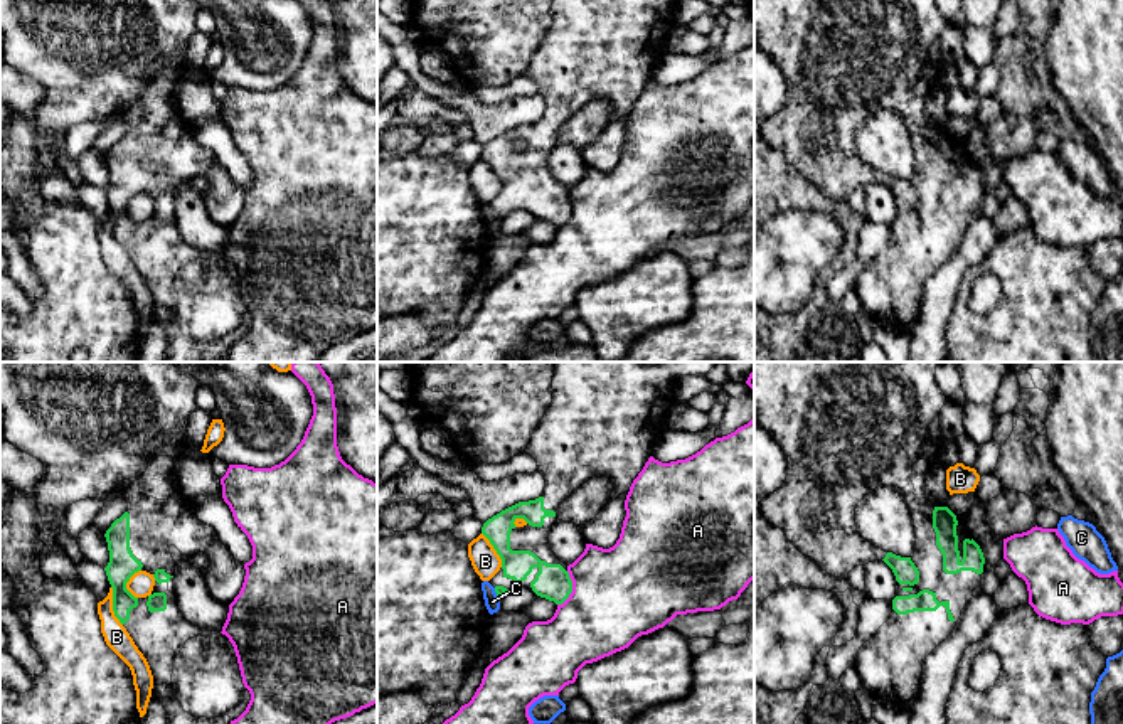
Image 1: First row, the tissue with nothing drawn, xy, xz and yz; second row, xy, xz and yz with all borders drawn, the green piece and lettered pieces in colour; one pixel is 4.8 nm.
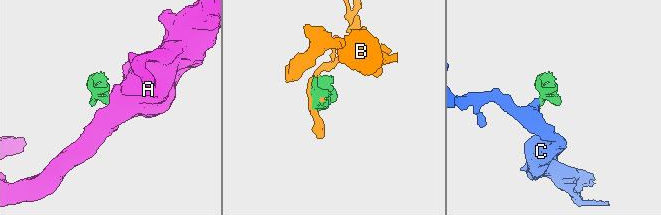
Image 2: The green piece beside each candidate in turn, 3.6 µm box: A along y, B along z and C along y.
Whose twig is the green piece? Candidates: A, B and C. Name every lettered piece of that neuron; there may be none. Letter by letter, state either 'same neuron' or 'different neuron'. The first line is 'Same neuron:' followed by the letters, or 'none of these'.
Same neuron: none of these
A: different neuron
B: different neuron
C: different neuron

